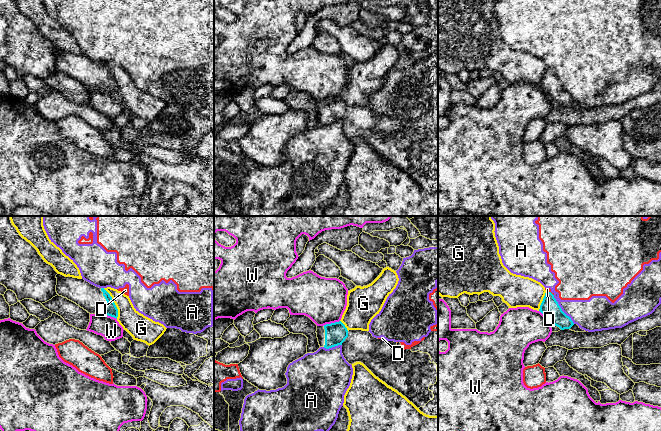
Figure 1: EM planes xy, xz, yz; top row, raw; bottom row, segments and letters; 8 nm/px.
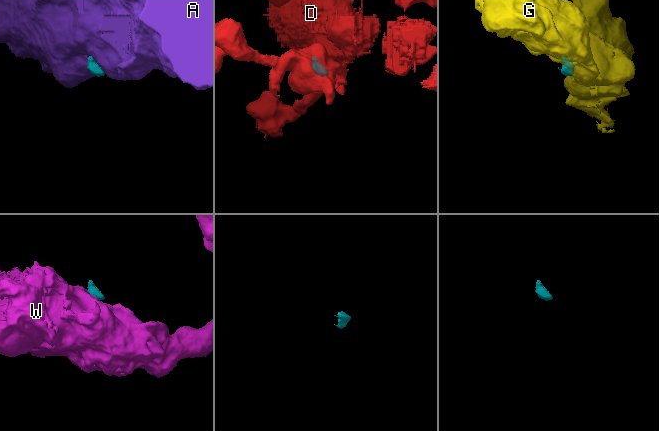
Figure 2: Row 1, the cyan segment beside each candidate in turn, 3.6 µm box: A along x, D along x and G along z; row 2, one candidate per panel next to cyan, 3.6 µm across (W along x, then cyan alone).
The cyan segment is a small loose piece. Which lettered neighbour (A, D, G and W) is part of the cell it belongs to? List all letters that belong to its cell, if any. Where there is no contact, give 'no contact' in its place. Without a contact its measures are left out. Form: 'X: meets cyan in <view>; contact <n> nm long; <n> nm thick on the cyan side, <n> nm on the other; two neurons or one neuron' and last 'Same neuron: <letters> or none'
A: meets cyan in yz; contact 280 nm long; 150 nm thick on the cyan side, 260 nm on the other; two neurons
D: meets cyan in yz; contact 70 nm long; 150 nm thick on the cyan side, 30 nm on the other; two neurons
G: meets cyan in xy; contact 280 nm long; 100 nm thick on the cyan side, 190 nm on the other; two neurons
W: meets cyan in xz; contact 140 nm long; 180 nm thick on the cyan side, 360 nm on the other; two neurons
Same neuron: none

